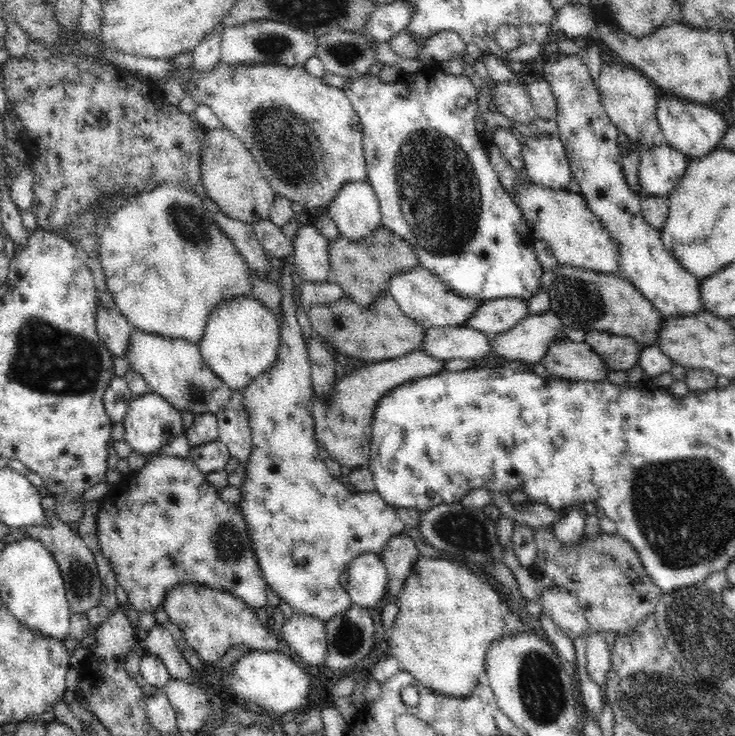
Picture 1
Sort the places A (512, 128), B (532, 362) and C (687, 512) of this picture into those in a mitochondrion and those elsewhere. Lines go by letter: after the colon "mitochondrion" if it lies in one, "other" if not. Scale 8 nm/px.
A: other
B: other
C: mitochondrion

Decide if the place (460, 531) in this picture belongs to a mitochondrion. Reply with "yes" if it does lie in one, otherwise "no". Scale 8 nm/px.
yes

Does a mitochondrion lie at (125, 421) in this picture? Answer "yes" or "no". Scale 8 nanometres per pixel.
no

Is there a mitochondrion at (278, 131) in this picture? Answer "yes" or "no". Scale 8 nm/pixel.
yes

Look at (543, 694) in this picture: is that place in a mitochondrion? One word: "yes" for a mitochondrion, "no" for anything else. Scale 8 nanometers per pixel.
yes

